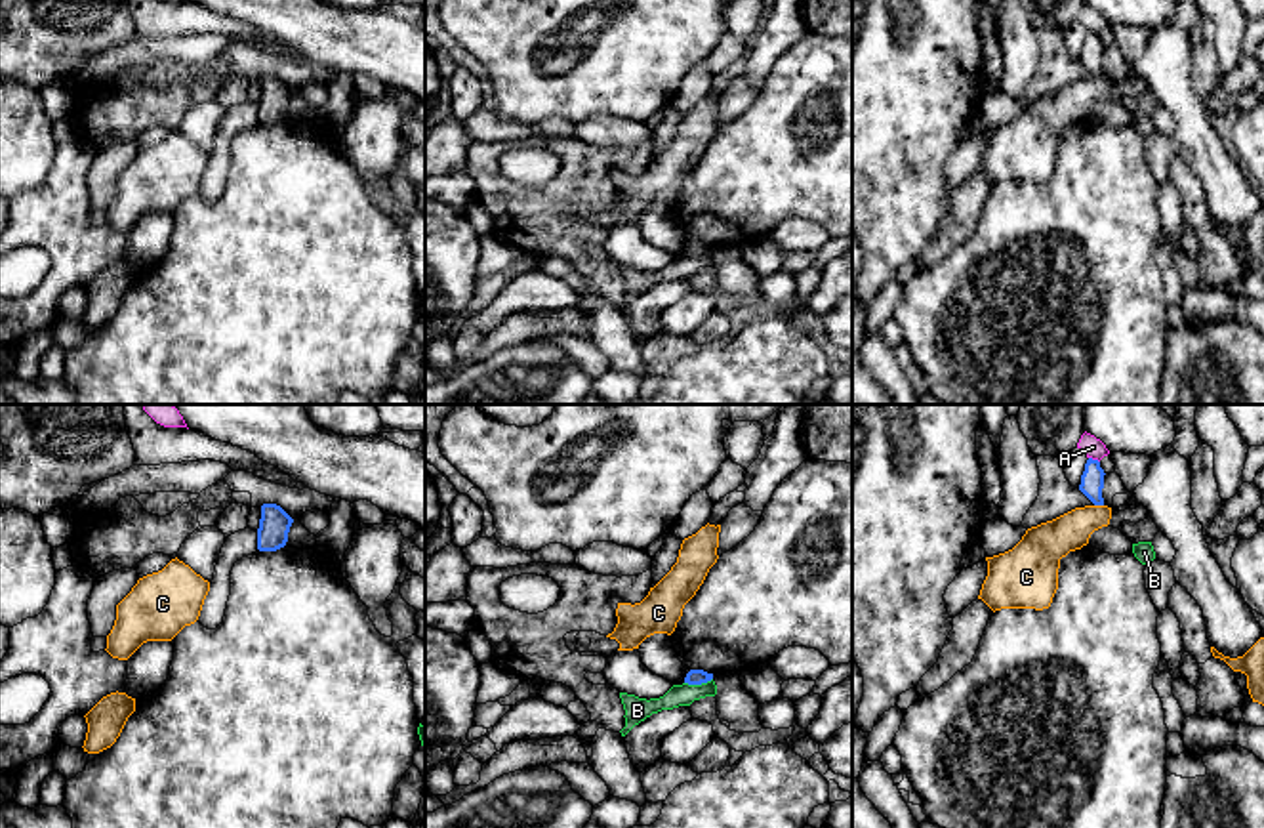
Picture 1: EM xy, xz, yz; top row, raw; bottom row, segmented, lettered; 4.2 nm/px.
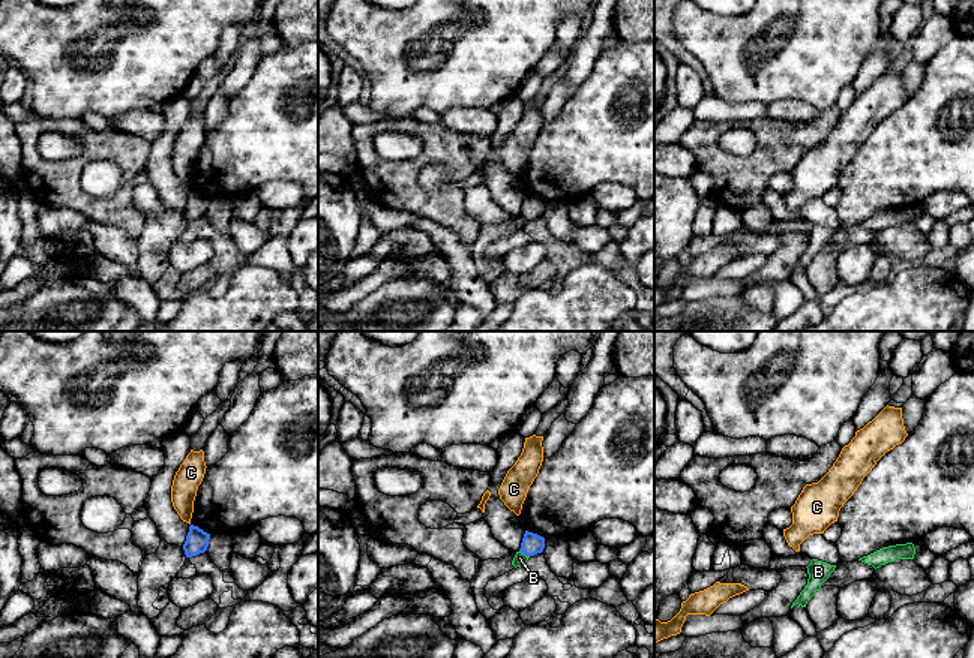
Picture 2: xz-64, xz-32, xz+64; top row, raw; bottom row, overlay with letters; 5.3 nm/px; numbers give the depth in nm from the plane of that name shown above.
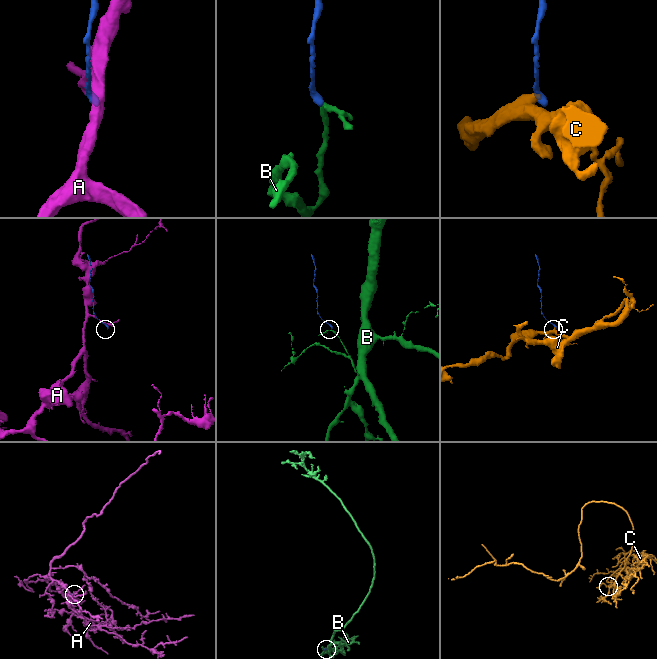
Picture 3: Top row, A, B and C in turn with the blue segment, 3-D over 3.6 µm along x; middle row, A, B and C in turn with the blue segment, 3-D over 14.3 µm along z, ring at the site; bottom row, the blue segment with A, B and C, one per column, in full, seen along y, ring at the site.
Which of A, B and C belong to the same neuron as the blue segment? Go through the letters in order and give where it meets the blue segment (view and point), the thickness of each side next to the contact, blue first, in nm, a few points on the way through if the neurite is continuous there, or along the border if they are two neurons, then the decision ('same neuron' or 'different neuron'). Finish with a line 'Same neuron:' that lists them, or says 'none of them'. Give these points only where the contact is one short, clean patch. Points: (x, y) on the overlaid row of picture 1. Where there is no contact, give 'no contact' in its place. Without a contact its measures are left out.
A: meets blue in yz at (1095, 460); 100 nm thick on the blue side, 90 nm on the other; different neuron
B: meets blue in xz at (698, 683); 60 nm thick on the blue side, 100 nm on the other; border along xz (712, 678), (700, 683), (685, 683); different neuron
C: meets blue in yz at (1099, 504); 100 nm thick on the blue side, 160 nm on the other; border along yz (1095, 504), (1102, 506); different neuron
Same neuron: none of them

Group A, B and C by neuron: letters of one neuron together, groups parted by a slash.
A / B / C

